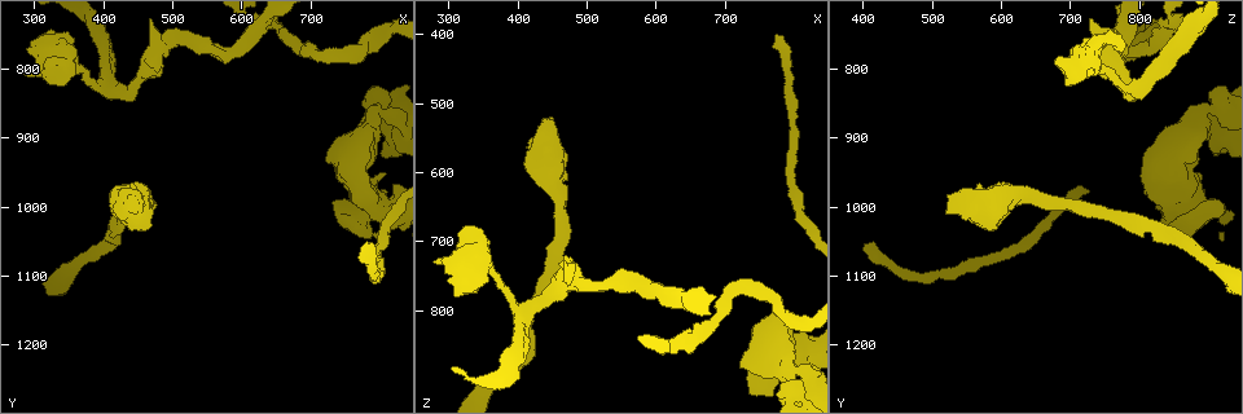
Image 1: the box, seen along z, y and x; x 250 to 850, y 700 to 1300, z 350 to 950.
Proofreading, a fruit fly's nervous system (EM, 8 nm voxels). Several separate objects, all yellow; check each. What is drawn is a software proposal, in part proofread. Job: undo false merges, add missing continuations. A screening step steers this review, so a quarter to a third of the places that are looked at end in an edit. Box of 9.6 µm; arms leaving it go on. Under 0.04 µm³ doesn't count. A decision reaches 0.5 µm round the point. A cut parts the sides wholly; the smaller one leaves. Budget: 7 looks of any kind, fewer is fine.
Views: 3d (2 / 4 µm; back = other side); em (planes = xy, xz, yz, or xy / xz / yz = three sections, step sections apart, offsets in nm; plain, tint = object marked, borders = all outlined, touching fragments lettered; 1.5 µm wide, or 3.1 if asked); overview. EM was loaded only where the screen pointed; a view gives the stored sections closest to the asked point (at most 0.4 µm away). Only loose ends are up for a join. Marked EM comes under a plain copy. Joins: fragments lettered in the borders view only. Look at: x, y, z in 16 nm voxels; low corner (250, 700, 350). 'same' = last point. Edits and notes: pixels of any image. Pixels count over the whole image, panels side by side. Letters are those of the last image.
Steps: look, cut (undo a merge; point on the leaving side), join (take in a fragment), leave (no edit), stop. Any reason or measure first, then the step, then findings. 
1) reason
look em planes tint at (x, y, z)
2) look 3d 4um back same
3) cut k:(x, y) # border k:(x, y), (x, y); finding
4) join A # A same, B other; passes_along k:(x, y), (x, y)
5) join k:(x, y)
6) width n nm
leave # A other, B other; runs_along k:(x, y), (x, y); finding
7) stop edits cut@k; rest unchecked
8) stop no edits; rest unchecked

sharp bend
look em planes borders at (475, 775, 750)

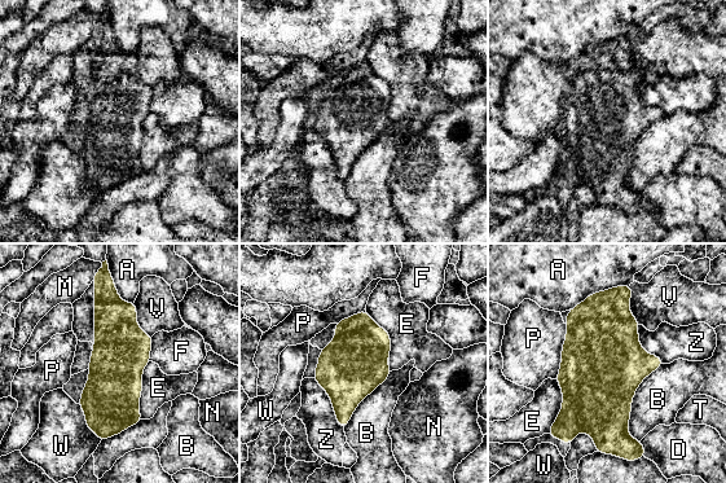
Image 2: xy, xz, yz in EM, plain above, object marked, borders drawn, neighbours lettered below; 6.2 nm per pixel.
leave # A other, B other, D other, E other, F other, M other, N other, P other, T other, V other, W other, Z other; border 2:(664, 363), (632, 400), (637, 440); all the same cell

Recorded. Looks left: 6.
free end
look 3d 4um back at (450, 1005, 525)

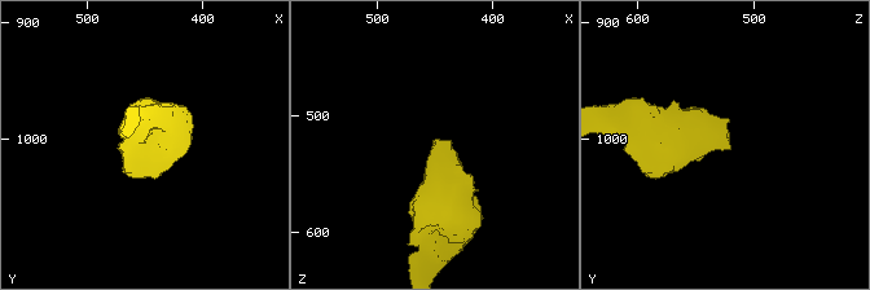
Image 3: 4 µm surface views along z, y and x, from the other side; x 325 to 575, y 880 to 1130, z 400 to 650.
look em planes borders at (450, 1010, 520)

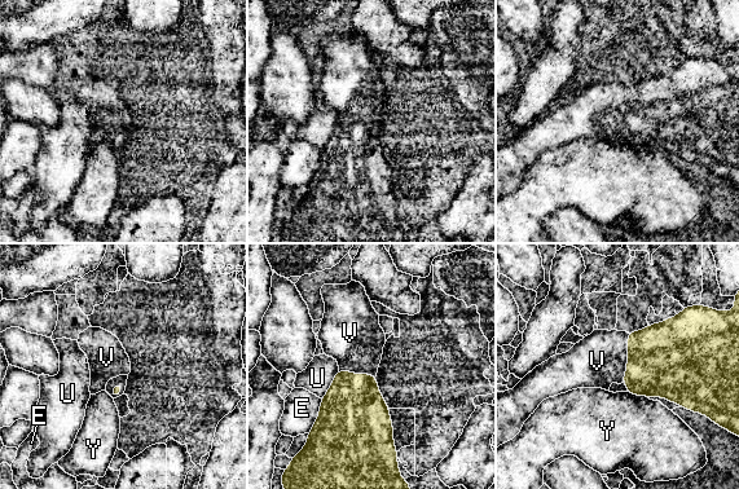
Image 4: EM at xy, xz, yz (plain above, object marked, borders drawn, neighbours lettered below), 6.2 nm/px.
join V # E other, U other, V same, Y other; passes_along 4:(668, 360), (628, 357), (597, 361); the cell continues

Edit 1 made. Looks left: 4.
free end
look em planes borders at (810, 955, 885)

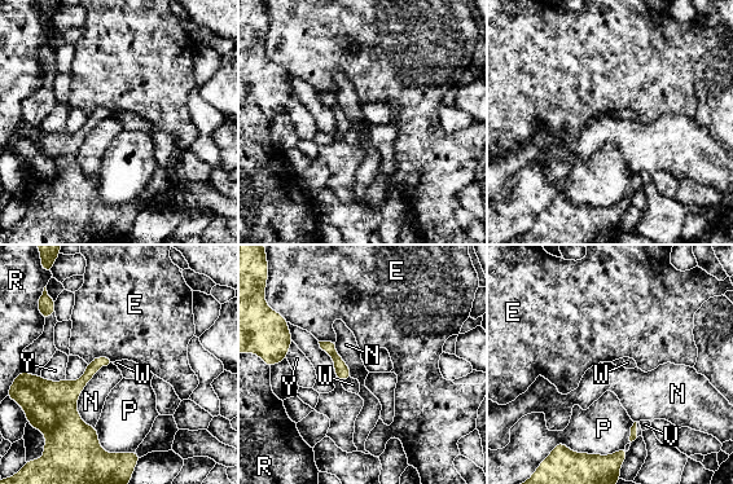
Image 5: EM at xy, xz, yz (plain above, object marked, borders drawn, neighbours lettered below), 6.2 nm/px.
leave # E other, N other, P other, R other, V other, W other, Y other; border 5:(110, 362), (78, 399), (88, 426); no lettered fragment goes on from it

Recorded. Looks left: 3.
stop edits join@4; rest unchecked

